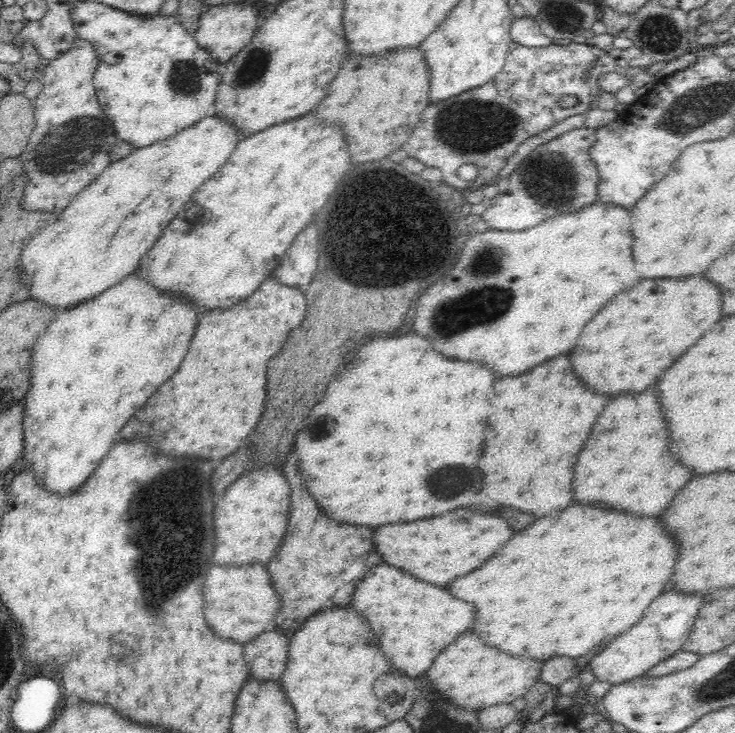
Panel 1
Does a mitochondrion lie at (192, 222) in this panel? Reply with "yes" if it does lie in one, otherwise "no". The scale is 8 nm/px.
no

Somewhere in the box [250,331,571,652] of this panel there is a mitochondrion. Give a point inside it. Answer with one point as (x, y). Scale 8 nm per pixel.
(444, 486)

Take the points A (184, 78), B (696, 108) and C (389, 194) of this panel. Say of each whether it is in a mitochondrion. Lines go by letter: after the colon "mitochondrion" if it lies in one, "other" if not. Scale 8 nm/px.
A: mitochondrion
B: mitochondrion
C: mitochondrion

